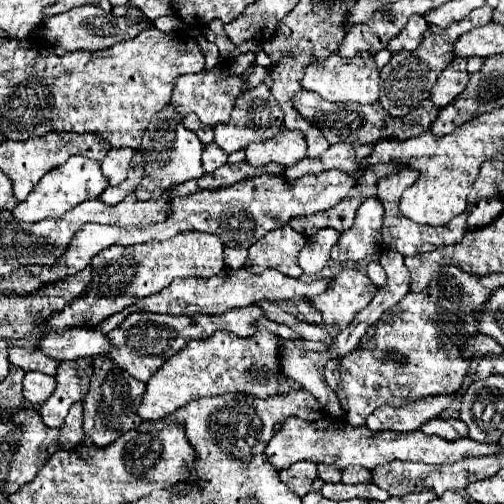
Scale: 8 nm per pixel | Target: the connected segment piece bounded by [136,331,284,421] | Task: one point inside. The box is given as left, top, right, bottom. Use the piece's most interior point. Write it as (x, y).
(222, 364)

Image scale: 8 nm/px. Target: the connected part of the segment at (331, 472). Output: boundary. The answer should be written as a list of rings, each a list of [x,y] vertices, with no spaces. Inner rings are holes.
[[[318,465],[318,477],[326,483],[338,483],[342,477],[342,471],[336,467],[328,467],[328,465]]]

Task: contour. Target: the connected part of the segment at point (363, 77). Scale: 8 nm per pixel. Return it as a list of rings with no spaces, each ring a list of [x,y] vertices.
[[[358,53],[352,59],[346,59],[346,57],[340,57],[340,55],[332,55],[328,59],[324,59],[324,61],[310,63],[304,69],[304,77],[302,77],[300,85],[306,91],[320,93],[322,99],[326,99],[326,101],[376,103],[378,101],[378,81],[380,81],[380,69],[376,67],[374,55]]]

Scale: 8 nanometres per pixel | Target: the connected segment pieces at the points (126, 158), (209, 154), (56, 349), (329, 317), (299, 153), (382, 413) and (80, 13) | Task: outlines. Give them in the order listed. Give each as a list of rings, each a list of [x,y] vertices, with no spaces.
[[[110,149],[102,161],[102,173],[108,179],[108,185],[120,185],[126,179],[130,159],[134,151],[132,149]]]
[[[210,143],[204,147],[202,153],[202,167],[206,173],[212,173],[214,169],[218,169],[220,165],[224,165],[228,161],[228,153],[224,153],[222,149],[218,149],[216,143]]]
[[[76,327],[64,333],[50,333],[42,339],[40,351],[46,355],[66,361],[66,359],[80,359],[80,357],[94,357],[98,353],[110,351],[108,337],[98,329]]]
[[[342,269],[334,277],[334,285],[326,293],[310,299],[310,303],[324,315],[328,327],[346,329],[354,315],[372,301],[374,293],[374,283],[358,269]]]
[[[280,131],[274,139],[264,143],[252,143],[246,147],[246,161],[254,167],[278,163],[290,167],[306,155],[306,137],[298,131]]]
[[[434,395],[424,397],[422,401],[414,401],[410,405],[402,407],[378,407],[366,421],[366,427],[372,431],[398,431],[398,433],[410,433],[420,429],[426,421],[440,415],[444,409],[450,407],[454,401],[452,395]]]
[[[84,5],[78,9],[72,9],[68,13],[56,15],[52,19],[46,21],[46,31],[44,31],[44,39],[50,47],[50,53],[54,55],[64,55],[70,51],[100,51],[100,49],[108,49],[118,41],[136,37],[140,31],[144,31],[144,25],[130,25],[130,21],[126,21],[126,17],[116,17],[112,13],[106,13],[104,9],[92,7],[92,5]]]

